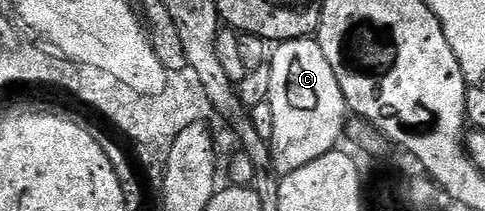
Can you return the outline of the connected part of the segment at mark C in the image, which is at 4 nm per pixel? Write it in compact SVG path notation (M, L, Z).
M299 37L293 41L281 41L271 50L270 60L270 91L267 101L274 115L274 135L270 146L272 163L278 174L293 173L298 167L306 167L306 163L314 163L322 155L333 152L336 145L346 133L346 122L350 110L342 95L342 87L338 87L338 79L326 55L322 55L322 47L312 37Z

